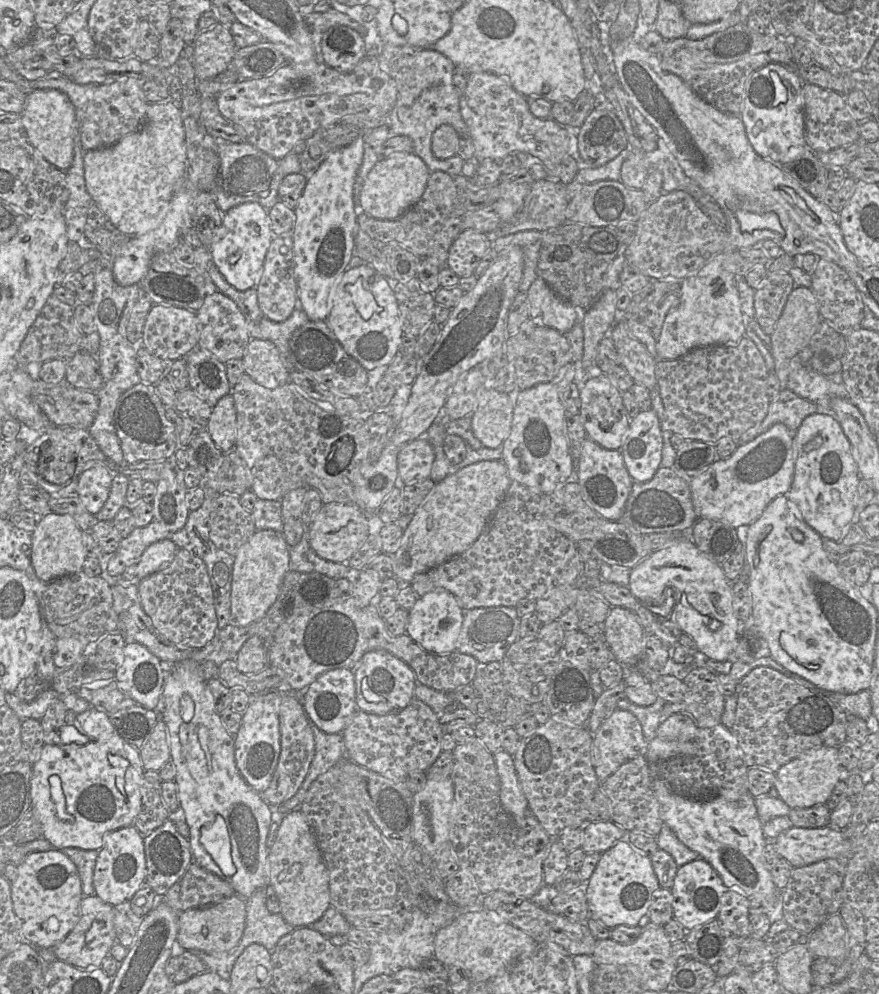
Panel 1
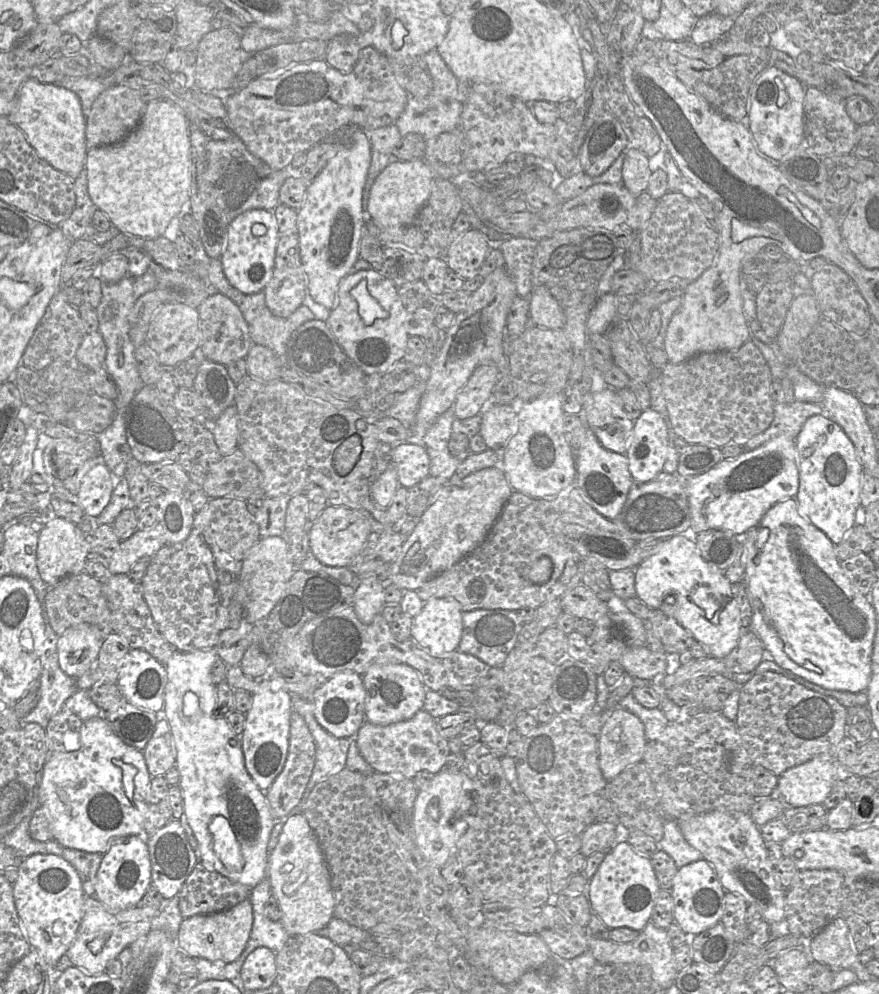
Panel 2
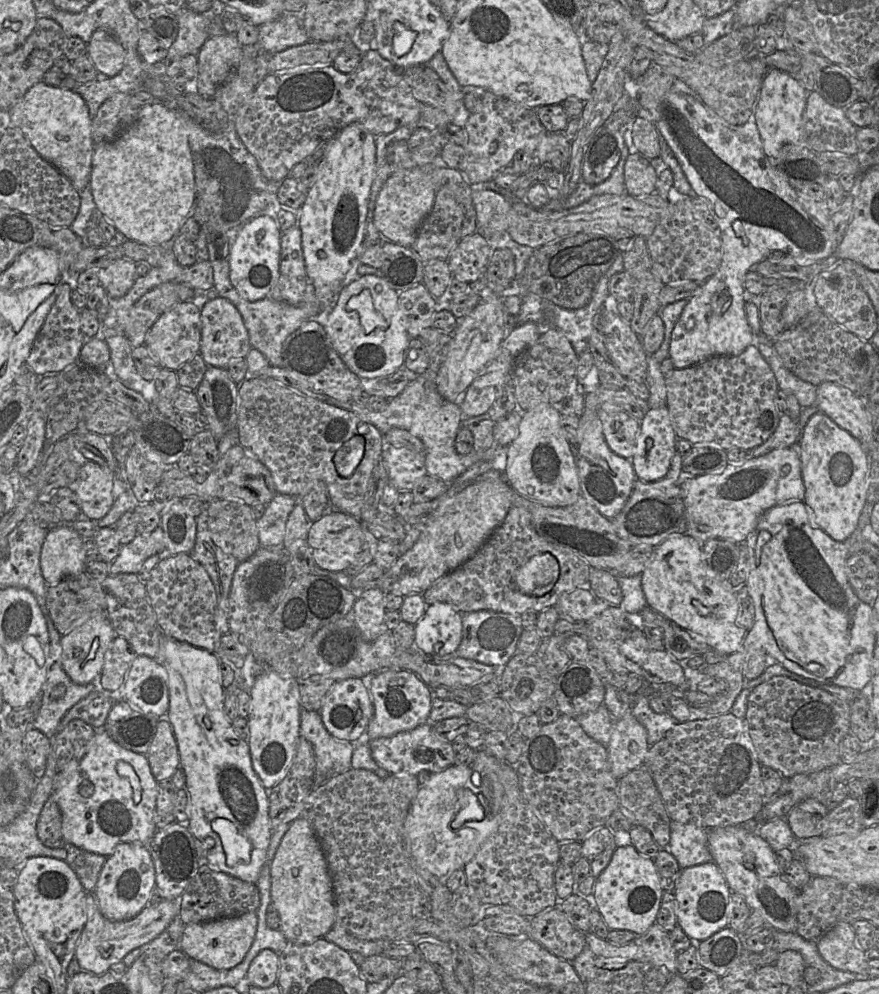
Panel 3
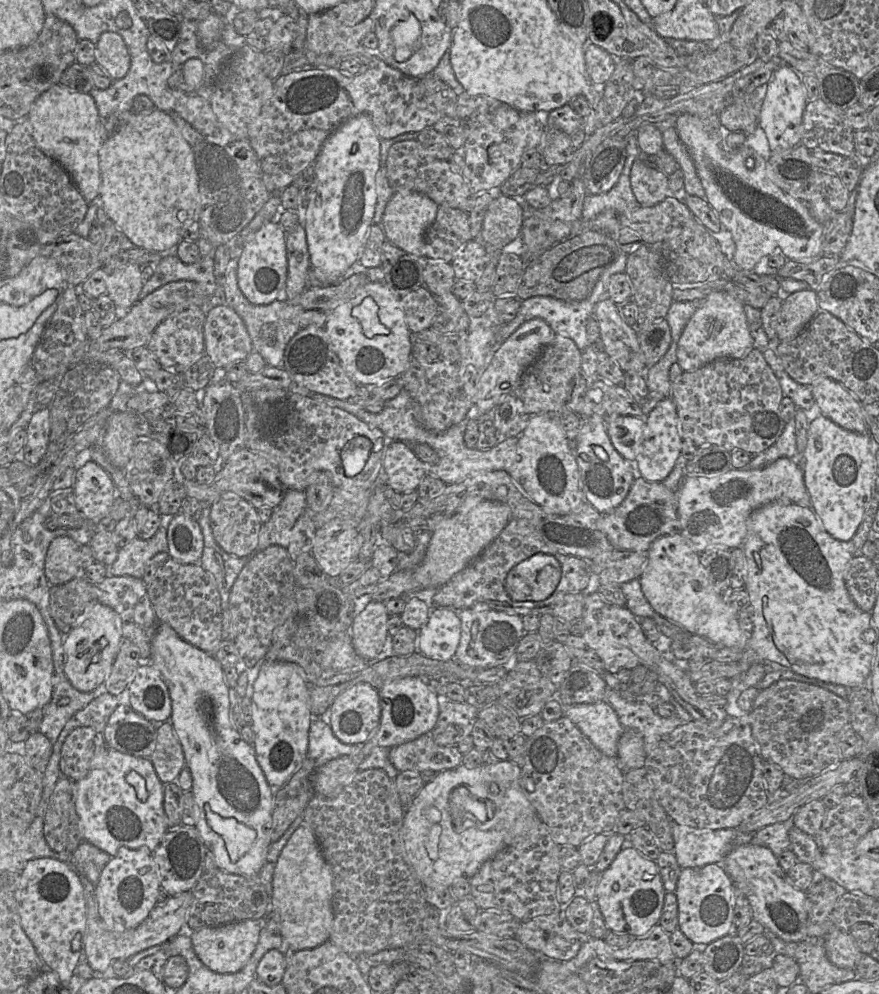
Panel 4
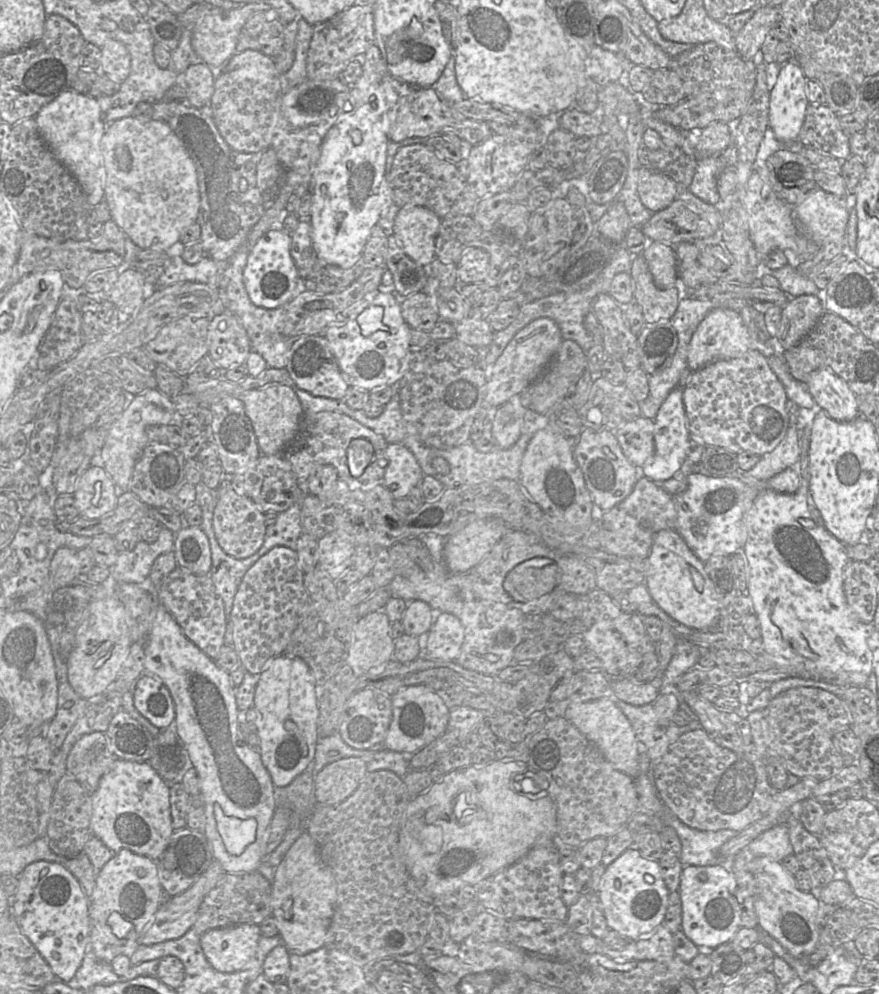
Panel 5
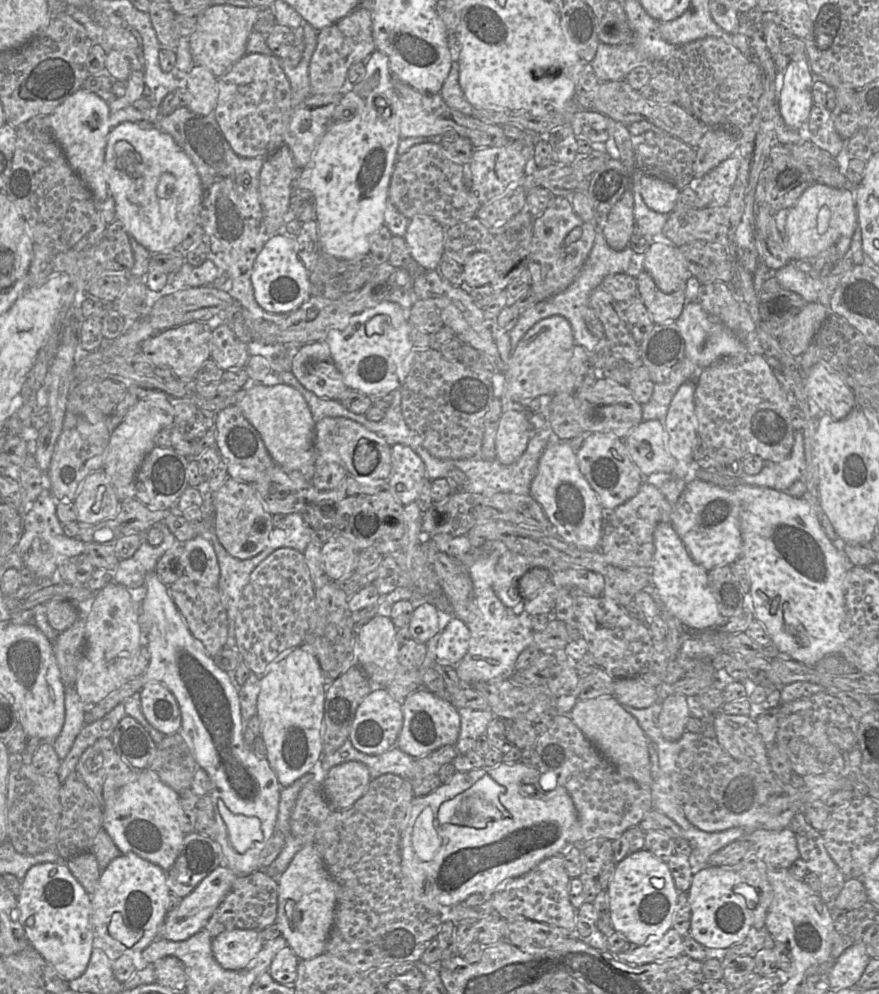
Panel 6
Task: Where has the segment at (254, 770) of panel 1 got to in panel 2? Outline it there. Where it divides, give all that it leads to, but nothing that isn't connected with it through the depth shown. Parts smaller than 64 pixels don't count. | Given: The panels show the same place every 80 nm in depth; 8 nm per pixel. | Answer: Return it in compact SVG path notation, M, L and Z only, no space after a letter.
M284 689L264 690L252 695L240 739L246 770L262 791L269 789L284 768L289 751L292 712L292 696Z

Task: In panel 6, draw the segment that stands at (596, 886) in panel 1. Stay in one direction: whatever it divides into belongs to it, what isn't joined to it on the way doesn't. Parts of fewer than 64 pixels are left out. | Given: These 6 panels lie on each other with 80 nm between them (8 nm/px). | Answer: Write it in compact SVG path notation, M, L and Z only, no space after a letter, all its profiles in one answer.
M642 849L616 864L608 889L611 923L631 945L644 945L673 928L676 904L681 891L675 886L667 863Z

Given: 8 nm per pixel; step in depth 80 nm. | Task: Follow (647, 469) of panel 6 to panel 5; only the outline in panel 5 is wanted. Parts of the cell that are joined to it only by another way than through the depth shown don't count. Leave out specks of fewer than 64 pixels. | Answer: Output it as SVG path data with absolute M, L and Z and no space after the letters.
M639 416L614 431L627 459L636 467L642 467L654 454L655 422Z

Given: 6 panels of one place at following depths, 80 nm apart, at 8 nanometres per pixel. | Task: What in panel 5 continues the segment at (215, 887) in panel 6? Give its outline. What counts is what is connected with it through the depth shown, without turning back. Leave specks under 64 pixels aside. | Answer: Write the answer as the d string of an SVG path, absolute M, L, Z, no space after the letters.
M215 859L202 873L199 879L185 892L172 896L171 900L161 906L139 940L140 945L152 945L182 937L195 923L198 910L205 896L215 887L225 874L222 866Z

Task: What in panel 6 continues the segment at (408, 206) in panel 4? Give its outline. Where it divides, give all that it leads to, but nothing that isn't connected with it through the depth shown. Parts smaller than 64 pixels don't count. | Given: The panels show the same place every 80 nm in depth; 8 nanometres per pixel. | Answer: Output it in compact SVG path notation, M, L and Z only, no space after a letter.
M427 215L409 219L404 239L412 258L425 270L435 270L444 257L444 227Z

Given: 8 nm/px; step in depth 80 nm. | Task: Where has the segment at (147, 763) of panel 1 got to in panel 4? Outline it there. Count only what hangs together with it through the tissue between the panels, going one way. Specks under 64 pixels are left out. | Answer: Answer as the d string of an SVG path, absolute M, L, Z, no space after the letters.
M170 721L156 725L156 744L149 760L163 784L177 780L186 766L185 755Z

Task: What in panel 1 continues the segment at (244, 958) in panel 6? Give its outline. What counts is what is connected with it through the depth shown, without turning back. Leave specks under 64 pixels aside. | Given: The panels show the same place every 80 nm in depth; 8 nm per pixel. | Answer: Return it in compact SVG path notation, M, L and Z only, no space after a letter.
M234 894L218 904L180 912L178 915L177 943L189 951L226 952L234 949L239 944L245 929L245 904L244 898Z

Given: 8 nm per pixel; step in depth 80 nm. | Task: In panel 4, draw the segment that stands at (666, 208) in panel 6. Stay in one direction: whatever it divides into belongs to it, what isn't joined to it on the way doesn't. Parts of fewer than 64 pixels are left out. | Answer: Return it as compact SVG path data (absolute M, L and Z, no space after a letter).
M639 158L630 173L633 194L641 206L651 207L670 196L668 176Z

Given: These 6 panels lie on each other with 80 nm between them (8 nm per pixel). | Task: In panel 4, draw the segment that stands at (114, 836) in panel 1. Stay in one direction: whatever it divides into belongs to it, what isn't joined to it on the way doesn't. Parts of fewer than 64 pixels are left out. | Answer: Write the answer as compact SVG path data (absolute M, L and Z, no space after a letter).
M120 847L103 868L95 885L98 913L105 927L117 933L137 927L156 907L159 889L159 872L152 853L146 849Z

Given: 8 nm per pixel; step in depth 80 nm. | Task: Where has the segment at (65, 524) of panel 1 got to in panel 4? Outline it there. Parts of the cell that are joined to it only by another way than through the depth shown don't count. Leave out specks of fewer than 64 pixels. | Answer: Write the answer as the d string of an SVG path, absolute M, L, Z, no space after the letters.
M68 536L56 537L50 544L45 561L45 574L51 586L58 586L76 577L84 577L79 568L82 545Z

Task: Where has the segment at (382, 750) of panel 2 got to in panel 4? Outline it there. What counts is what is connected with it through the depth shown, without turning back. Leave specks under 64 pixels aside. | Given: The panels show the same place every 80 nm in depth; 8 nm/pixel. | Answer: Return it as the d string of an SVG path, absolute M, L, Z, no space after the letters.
M430 733L423 734L414 740L399 744L389 749L389 759L399 772L442 772L461 765L462 757L463 754L458 750L456 745L440 746L434 742Z

